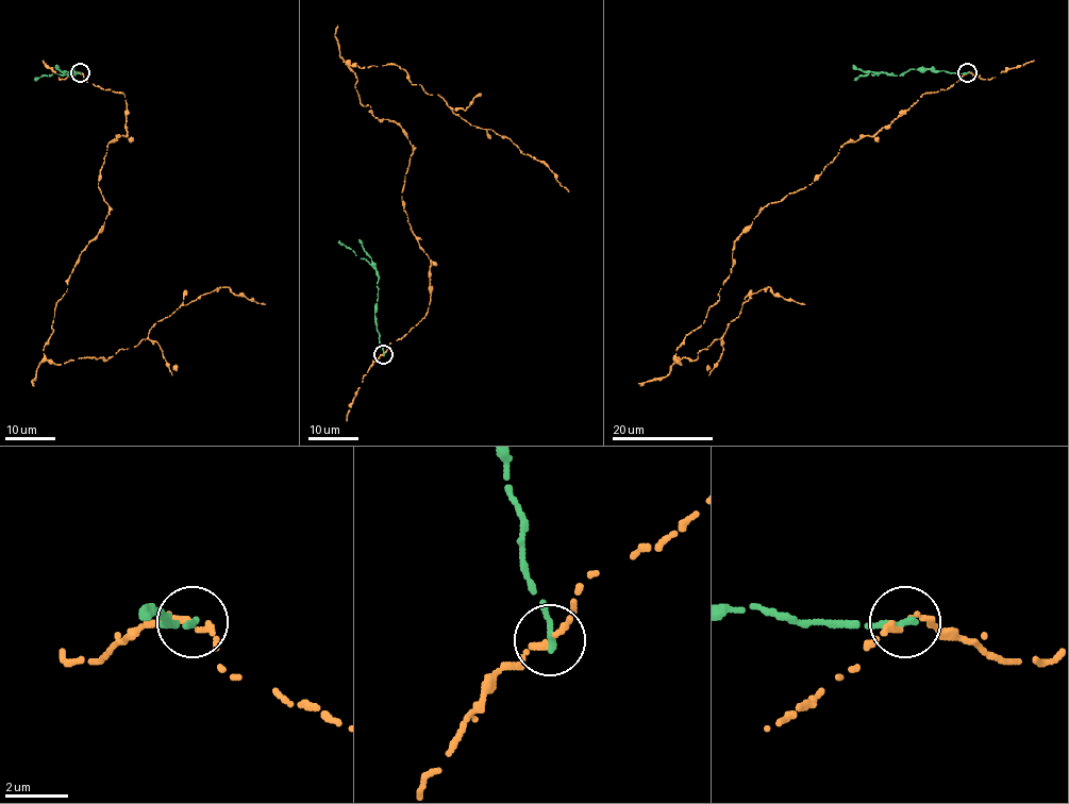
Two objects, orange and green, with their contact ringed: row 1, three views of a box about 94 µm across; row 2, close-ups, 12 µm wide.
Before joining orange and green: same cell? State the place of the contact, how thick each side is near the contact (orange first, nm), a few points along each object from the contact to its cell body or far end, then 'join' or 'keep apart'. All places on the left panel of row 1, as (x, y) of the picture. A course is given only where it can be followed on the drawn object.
(80, 72) | 190/240 nm | orange via (80, 73), (124, 94), (127, 135), (109, 144), (109, 211), (44, 356), (105, 361), (219, 287), (265, 304) | green via (80, 72), (71, 69), (74, 74), (52, 73), (34, 80) | keep apart

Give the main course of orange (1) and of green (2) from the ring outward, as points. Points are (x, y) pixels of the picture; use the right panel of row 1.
1: (967, 73), (767, 204), (675, 356), (698, 358), (762, 288), (805, 304)
2: (967, 72), (909, 69), (900, 74), (868, 73), (855, 80)

